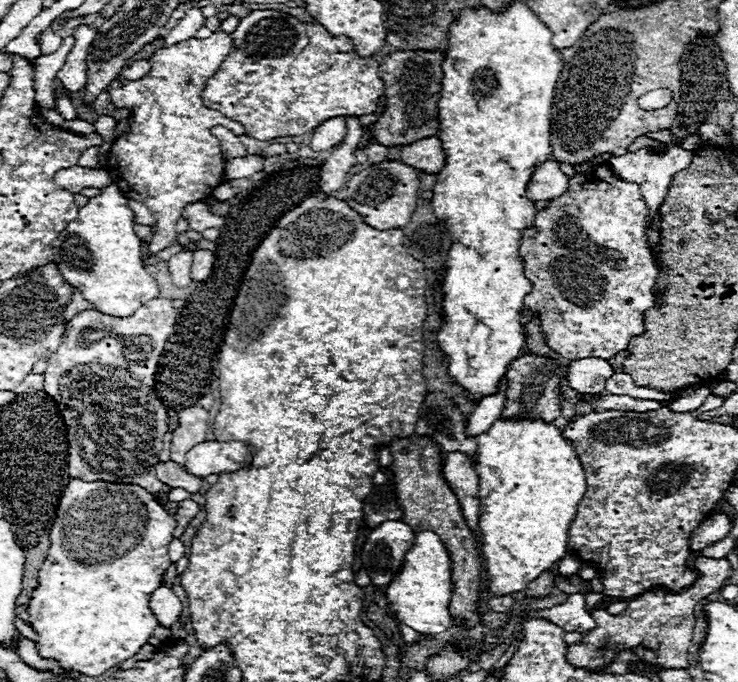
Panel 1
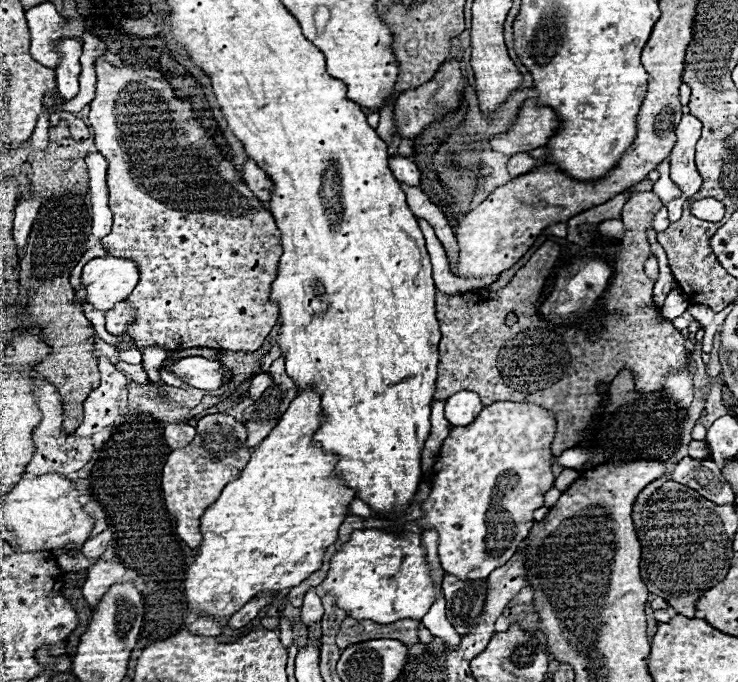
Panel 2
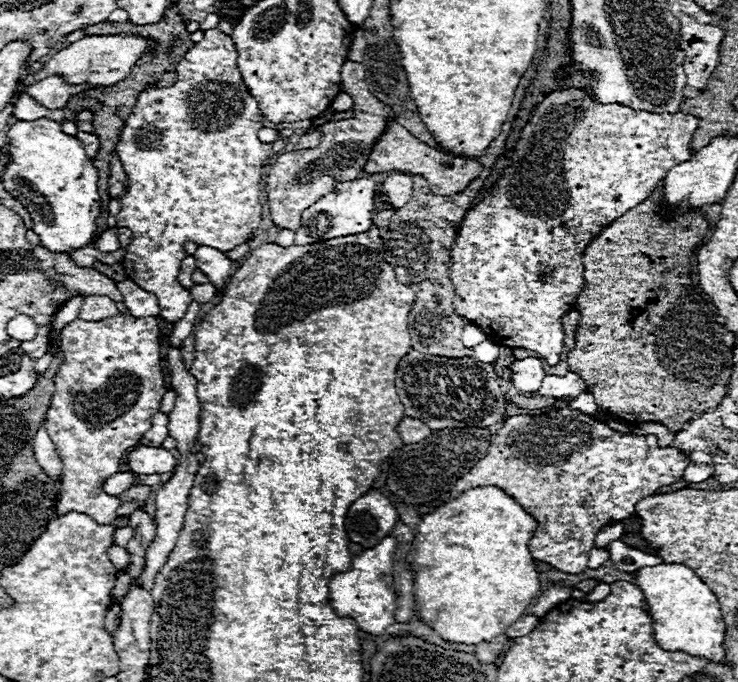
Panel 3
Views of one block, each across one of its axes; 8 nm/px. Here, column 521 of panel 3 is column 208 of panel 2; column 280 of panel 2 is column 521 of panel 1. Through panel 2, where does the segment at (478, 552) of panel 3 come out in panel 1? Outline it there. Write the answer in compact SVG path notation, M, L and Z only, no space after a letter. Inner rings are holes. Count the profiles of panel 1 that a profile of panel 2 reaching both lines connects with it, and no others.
M500 418L478 436L476 474L480 478L480 532L488 588L496 596L520 592L566 556L568 530L586 492L586 472L574 452L574 444L562 436L562 428L554 422L544 422L542 418Z

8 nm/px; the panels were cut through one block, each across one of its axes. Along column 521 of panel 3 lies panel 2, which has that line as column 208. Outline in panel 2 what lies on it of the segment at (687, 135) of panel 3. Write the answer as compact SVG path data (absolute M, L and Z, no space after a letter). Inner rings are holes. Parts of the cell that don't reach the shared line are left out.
M102 56L96 58L94 70L98 70L96 72L98 86L96 86L96 96L90 104L88 120L96 132L96 148L108 160L108 172L106 172L108 206L114 214L112 230L108 236L100 240L100 244L108 248L108 256L132 258L136 266L140 266L140 282L136 290L126 298L126 302L134 306L134 320L126 326L128 334L134 338L136 346L162 346L168 350L178 350L178 348L216 348L216 350L232 350L232 352L258 350L278 320L278 306L268 298L270 284L276 278L276 268L280 258L280 232L274 224L272 214L262 208L262 202L256 200L254 194L242 182L242 174L234 168L230 160L222 156L220 148L200 126L200 120L192 114L190 100L176 98L172 86L162 78L160 72L154 72L150 68L132 68L132 66L116 68L108 64Z

